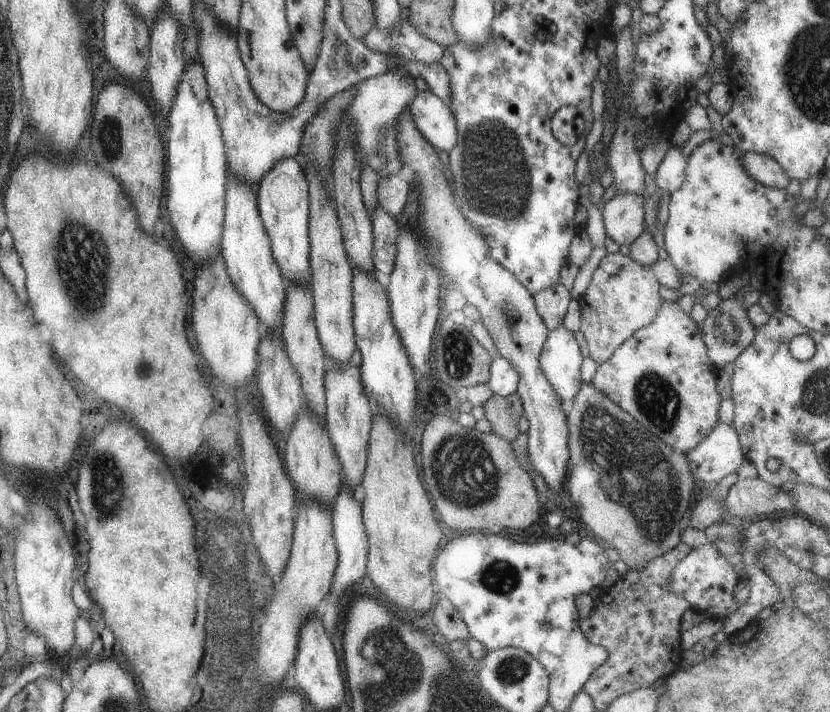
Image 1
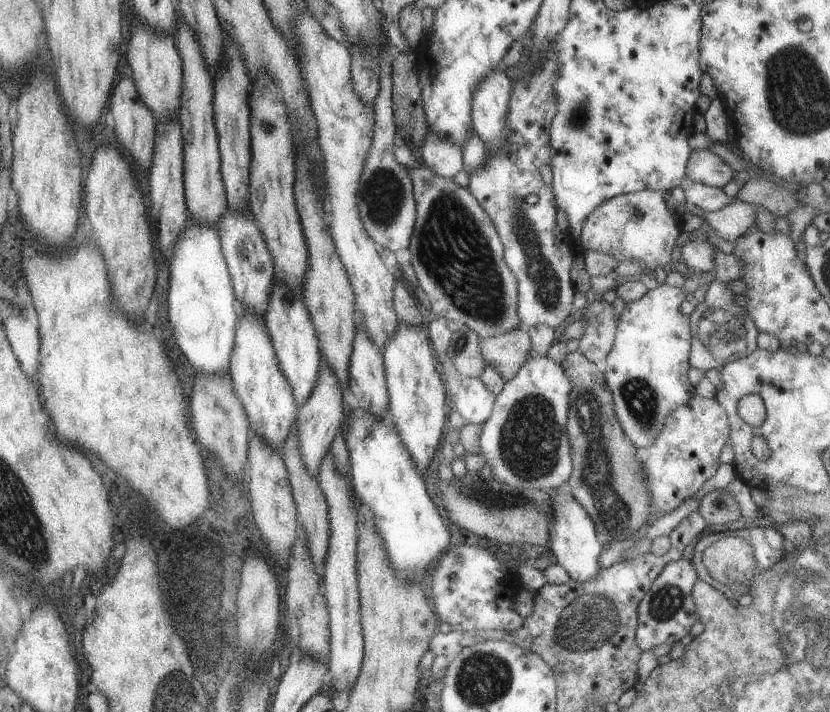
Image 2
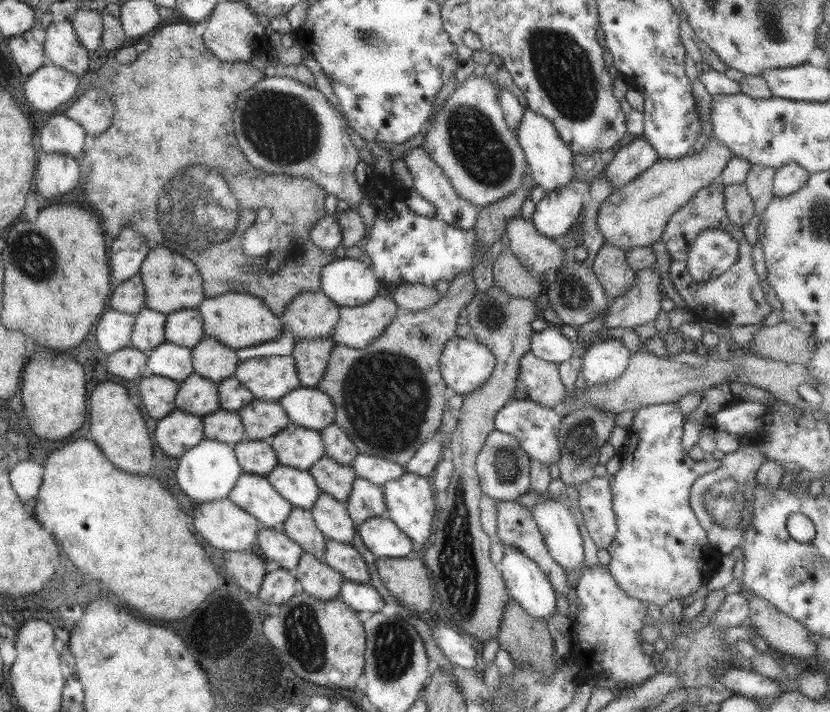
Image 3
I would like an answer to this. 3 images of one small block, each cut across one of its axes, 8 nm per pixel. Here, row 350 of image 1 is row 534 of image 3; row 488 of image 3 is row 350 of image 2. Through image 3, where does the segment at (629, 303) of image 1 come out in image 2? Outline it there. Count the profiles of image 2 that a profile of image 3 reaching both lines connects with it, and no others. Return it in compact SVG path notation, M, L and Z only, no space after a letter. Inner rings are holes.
M595 299L592 303L587 303L584 307L584 314L580 319L584 319L587 322L585 332L581 338L579 338L579 351L593 363L604 360L608 353L612 350L615 334L617 331L617 320L614 319L614 306L612 303L608 303L605 299Z

